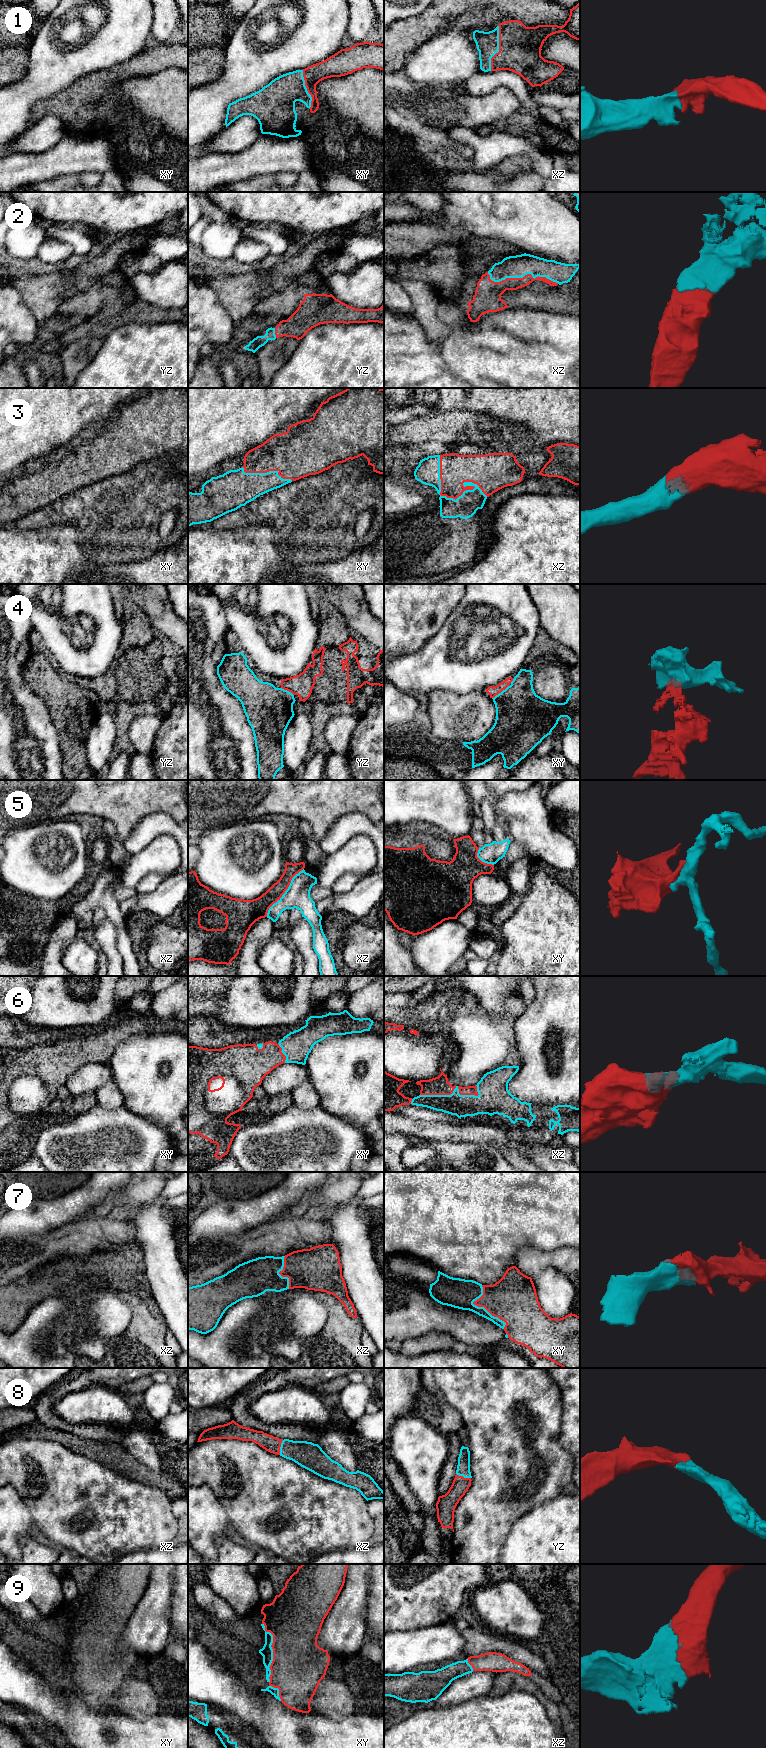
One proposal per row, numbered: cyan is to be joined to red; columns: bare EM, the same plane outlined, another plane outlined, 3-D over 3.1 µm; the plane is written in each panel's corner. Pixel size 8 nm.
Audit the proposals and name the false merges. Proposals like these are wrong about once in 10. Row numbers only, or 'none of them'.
4, 5

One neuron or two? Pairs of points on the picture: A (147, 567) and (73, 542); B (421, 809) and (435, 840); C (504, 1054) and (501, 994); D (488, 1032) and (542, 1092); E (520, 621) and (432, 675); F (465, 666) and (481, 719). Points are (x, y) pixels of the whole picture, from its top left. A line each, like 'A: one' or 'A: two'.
A: two
B: two
C: two
D: two
E: one
F: two

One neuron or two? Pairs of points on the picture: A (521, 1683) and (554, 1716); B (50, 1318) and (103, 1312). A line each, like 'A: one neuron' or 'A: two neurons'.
A: one neuron
B: one neuron

